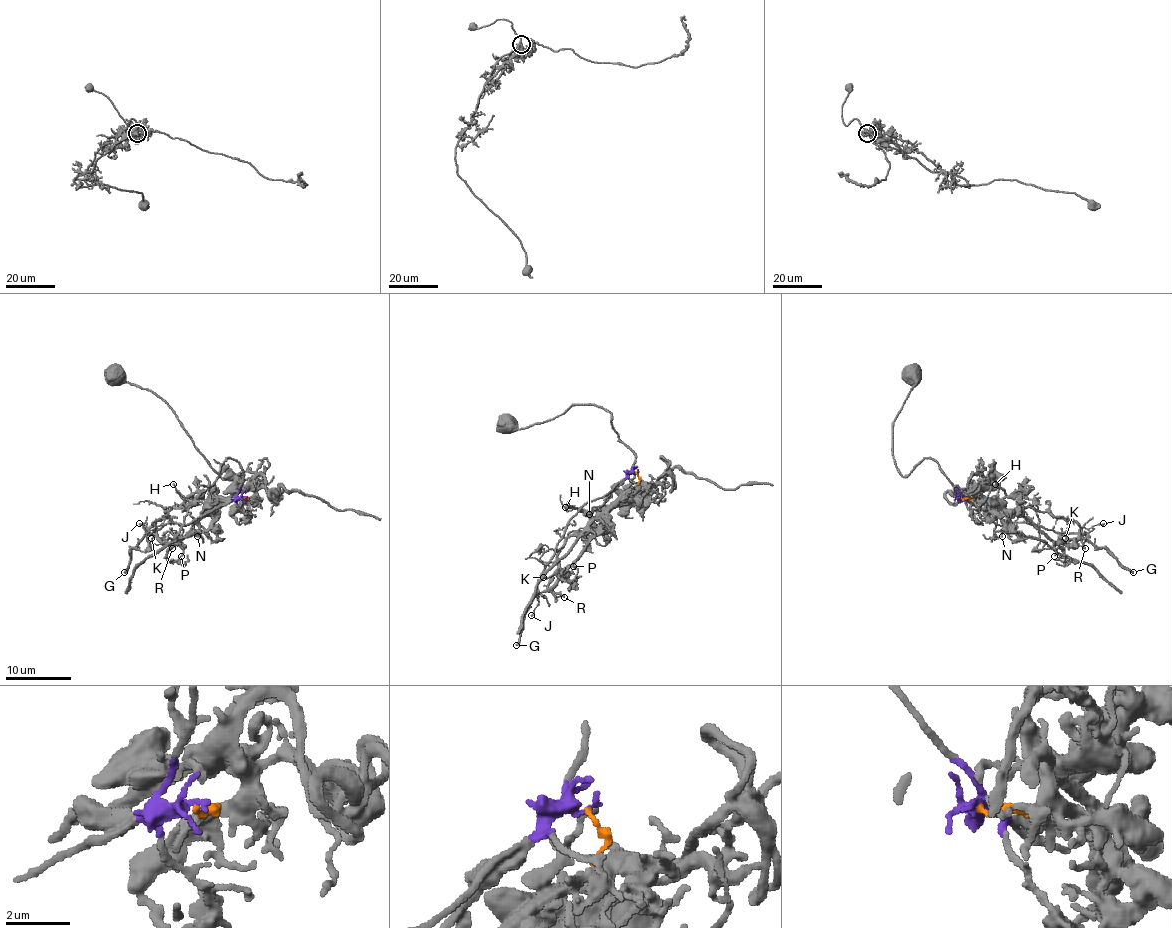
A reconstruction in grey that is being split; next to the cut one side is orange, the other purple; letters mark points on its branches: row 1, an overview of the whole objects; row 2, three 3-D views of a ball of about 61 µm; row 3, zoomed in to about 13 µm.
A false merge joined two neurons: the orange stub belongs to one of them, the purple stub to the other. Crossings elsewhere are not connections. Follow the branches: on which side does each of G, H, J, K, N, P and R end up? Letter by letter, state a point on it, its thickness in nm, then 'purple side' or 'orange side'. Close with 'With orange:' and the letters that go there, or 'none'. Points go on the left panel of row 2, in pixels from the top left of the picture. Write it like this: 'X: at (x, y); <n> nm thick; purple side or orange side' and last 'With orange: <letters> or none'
G: at (124, 572); 240 nm thick; purple side
H: at (173, 484); 130 nm thick; purple side
J: at (139, 523); 120 nm thick; purple side
K: at (151, 538); 130 nm thick; orange side
N: at (197, 536); 130 nm thick; purple side
P: at (181, 556); 150 nm thick; orange side
R: at (172, 548); 90 nm thick; orange side
With orange: K, P, R

